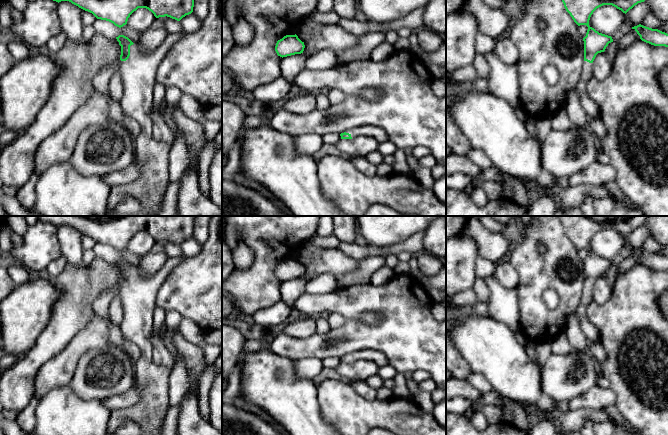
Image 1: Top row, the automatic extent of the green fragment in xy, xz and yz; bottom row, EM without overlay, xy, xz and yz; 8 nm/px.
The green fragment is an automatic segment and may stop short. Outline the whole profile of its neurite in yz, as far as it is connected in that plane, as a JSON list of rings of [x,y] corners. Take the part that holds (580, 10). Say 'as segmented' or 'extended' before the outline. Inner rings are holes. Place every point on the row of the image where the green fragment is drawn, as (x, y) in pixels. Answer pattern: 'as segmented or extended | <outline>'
extended | [[[562,0],[566,11],[574,22],[588,27],[584,41],[584,64],[581,76],[574,89],[580,104],[590,119],[599,117],[599,106],[587,94],[587,83],[593,78],[593,61],[598,53],[604,52],[609,43],[613,42],[611,36],[599,33],[589,26],[593,12],[603,6],[612,5],[623,13],[627,13],[638,3],[645,0]]]

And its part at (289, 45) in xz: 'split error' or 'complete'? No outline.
complete

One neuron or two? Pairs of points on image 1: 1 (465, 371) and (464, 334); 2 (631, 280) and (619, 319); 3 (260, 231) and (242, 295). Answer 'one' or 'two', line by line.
1: two
2: one
3: one

